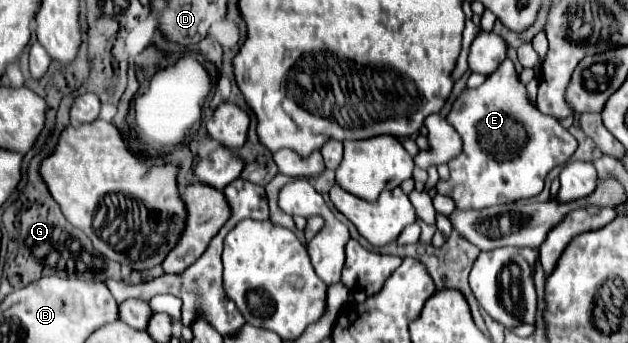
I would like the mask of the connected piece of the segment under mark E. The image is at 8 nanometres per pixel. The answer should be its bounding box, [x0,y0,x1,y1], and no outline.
[437,60,577,210]

